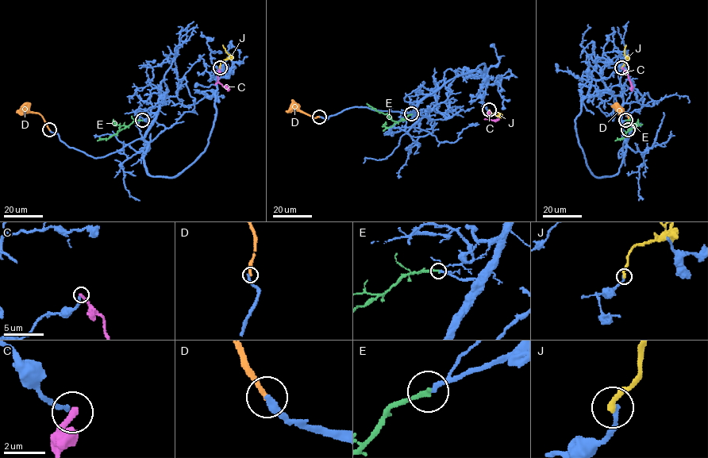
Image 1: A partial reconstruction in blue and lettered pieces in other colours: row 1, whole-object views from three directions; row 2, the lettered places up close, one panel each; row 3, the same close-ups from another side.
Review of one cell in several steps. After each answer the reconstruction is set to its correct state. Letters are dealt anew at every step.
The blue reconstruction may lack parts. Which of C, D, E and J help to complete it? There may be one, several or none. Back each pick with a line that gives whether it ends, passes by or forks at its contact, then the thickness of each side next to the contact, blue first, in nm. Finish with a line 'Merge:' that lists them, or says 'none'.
E: It ends there. Thickness 220 nm (blue) against 240 nm
Merge: E

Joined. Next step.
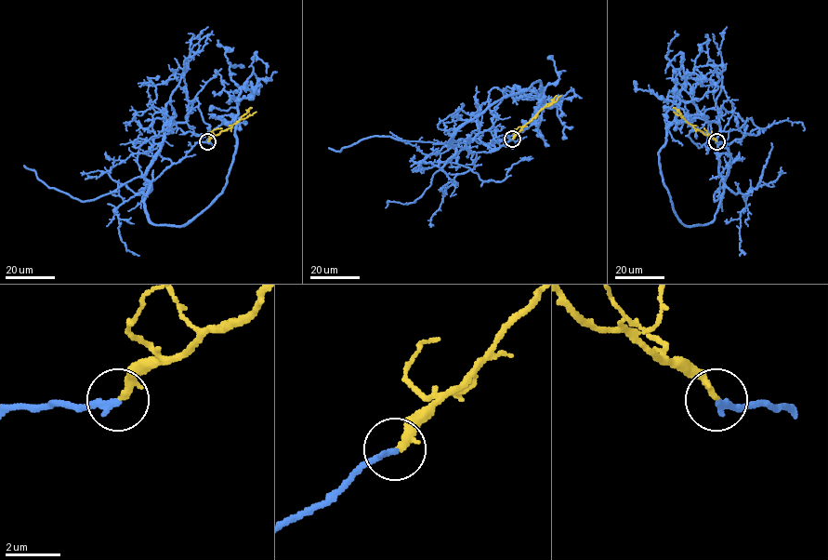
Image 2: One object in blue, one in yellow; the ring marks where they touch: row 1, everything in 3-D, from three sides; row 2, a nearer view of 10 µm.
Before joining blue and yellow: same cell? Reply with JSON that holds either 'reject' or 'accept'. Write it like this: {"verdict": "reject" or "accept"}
{"verdict": "accept"}

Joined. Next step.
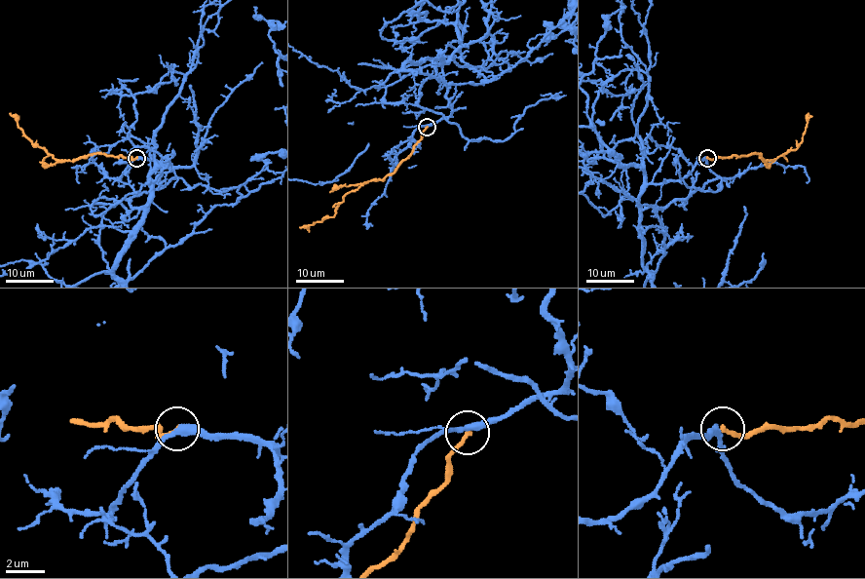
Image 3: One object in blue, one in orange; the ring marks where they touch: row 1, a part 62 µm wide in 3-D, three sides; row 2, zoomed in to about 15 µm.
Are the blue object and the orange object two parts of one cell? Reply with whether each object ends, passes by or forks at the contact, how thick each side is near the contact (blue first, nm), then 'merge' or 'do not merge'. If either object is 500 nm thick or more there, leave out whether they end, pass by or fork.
blue passes by | orange ends | 320/240 nm | merge

